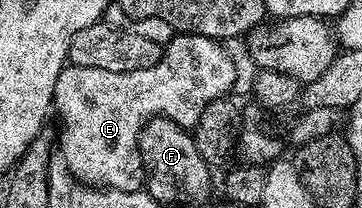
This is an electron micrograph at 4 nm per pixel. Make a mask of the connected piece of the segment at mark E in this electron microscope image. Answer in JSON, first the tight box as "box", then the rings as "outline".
{"box":[52,33,237,191],"outline":[[[184,33],[174,34],[168,43],[164,44],[161,59],[155,66],[147,69],[135,69],[127,73],[111,73],[107,69],[91,69],[90,67],[75,67],[66,65],[59,73],[59,81],[55,81],[55,93],[53,94],[52,110],[55,115],[61,118],[61,131],[59,127],[59,155],[64,159],[65,164],[71,169],[74,177],[82,183],[88,183],[90,187],[110,187],[116,191],[139,191],[146,186],[145,166],[141,160],[141,154],[137,148],[137,142],[141,136],[141,131],[150,119],[164,117],[175,121],[180,127],[192,129],[196,127],[199,117],[203,117],[203,109],[211,105],[211,101],[226,98],[230,94],[229,90],[233,87],[233,82],[237,79],[237,67],[233,64],[233,59],[224,51],[222,44],[215,39],[208,39],[202,35],[187,35]]]}

